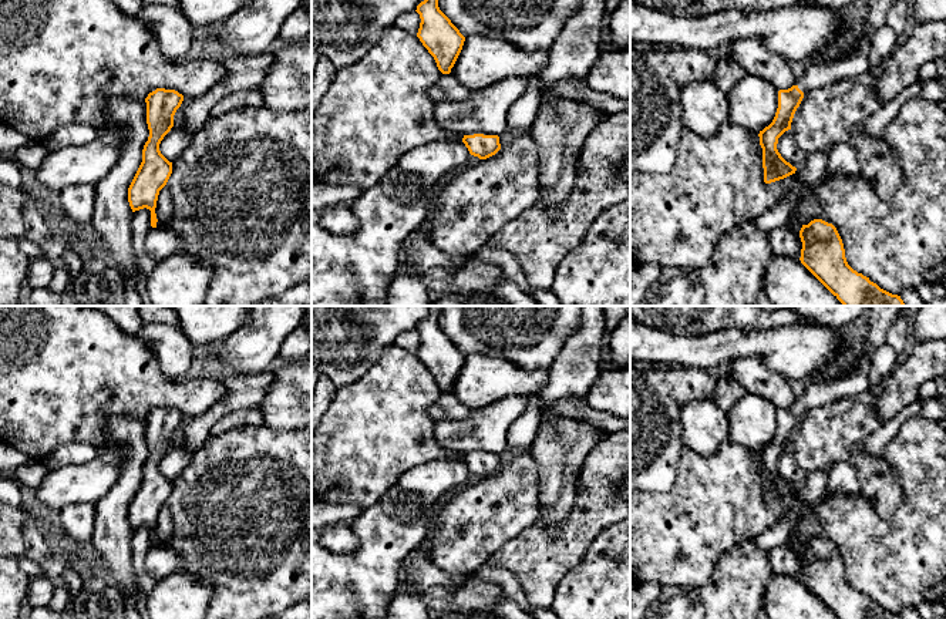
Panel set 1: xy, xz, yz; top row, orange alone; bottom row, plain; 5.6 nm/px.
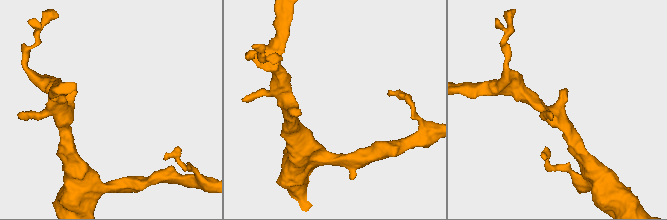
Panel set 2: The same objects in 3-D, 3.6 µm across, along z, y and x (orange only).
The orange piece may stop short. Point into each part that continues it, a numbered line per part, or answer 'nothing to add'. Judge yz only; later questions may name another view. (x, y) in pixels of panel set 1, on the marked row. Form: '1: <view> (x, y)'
1: yz (854, 63)

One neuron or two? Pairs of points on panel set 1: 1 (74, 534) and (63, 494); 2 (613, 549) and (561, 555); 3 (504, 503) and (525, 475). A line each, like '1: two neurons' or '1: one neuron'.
1: two neurons
2: two neurons
3: one neuron

